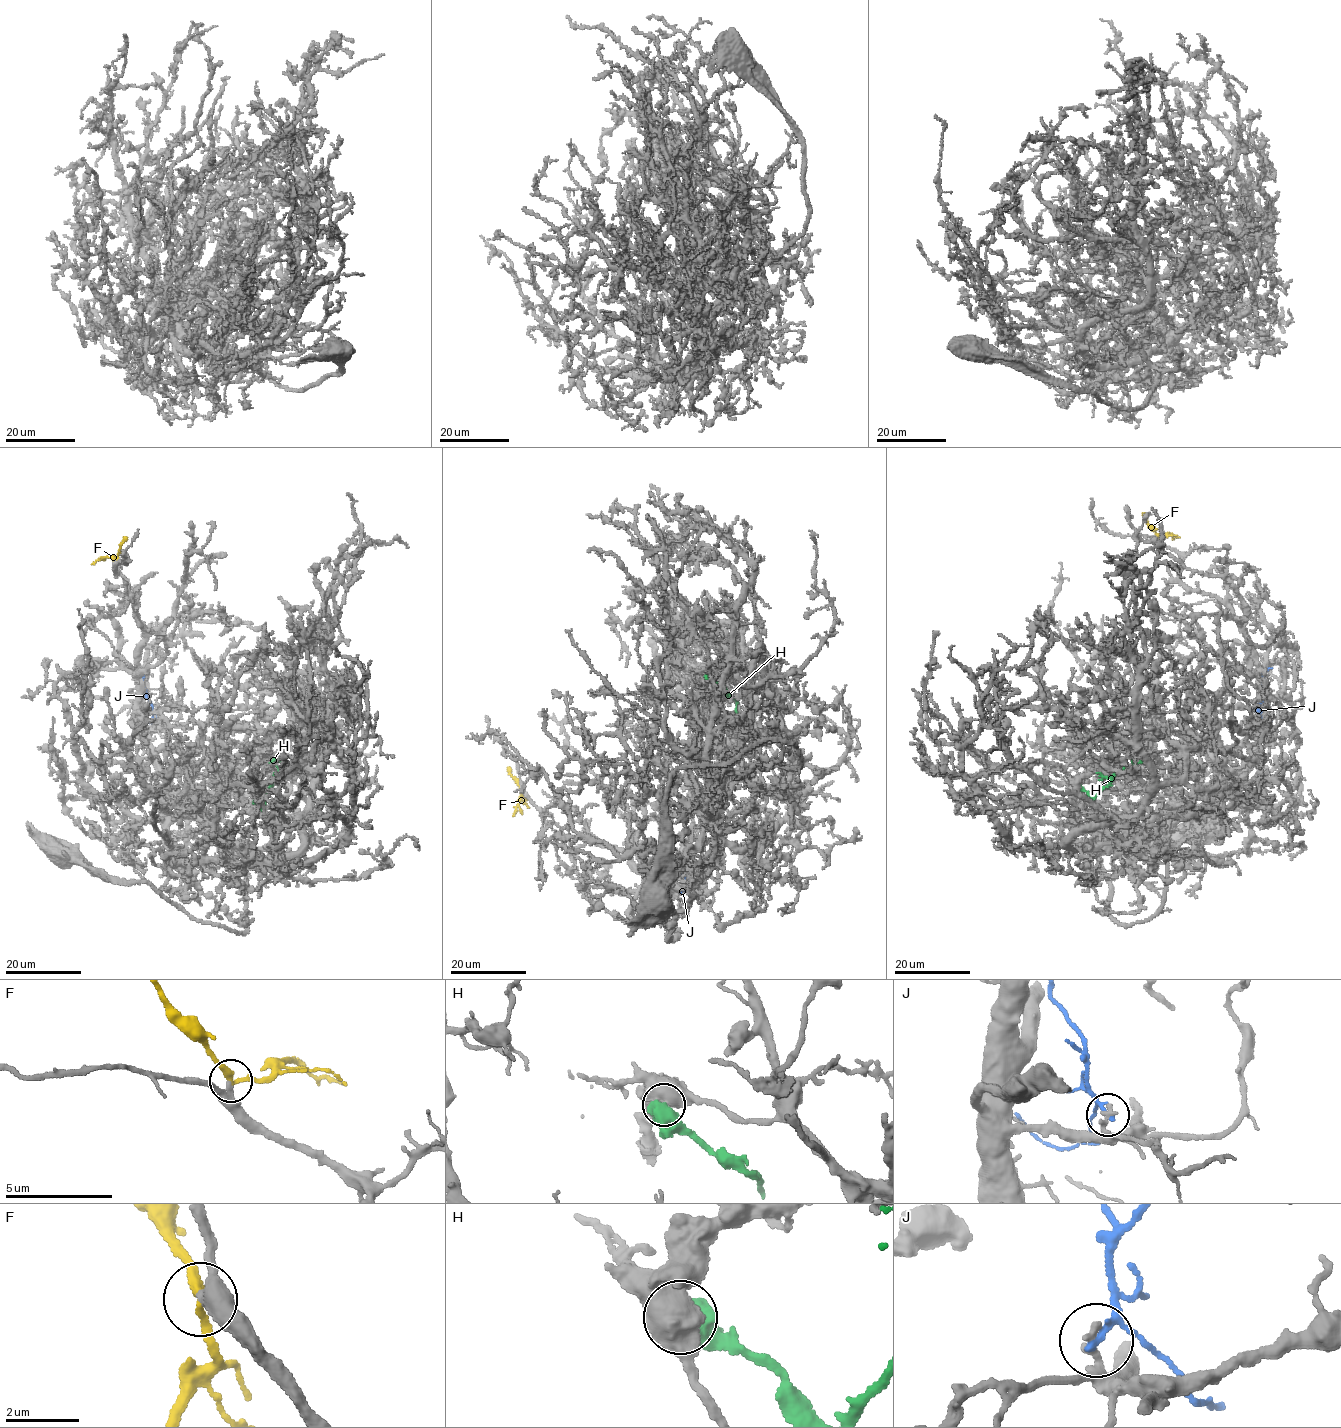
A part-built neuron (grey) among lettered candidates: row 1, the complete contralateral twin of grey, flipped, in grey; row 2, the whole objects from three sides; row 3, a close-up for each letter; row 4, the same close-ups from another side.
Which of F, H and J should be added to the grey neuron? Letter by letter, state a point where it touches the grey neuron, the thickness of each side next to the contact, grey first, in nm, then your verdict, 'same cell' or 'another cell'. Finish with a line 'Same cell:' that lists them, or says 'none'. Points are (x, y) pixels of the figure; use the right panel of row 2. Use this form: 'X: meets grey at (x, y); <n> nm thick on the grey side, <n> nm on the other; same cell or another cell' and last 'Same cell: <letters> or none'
F: meets grey at (1159, 537); 360 nm thick on the grey side, 240 nm on the other; same cell
H: meets grey at (1077, 787); 600 nm thick on the grey side, 750 nm on the other; another cell
J: meets grey at (1256, 717); 220 nm thick on the grey side, 150 nm on the other; another cell
Same cell: F

